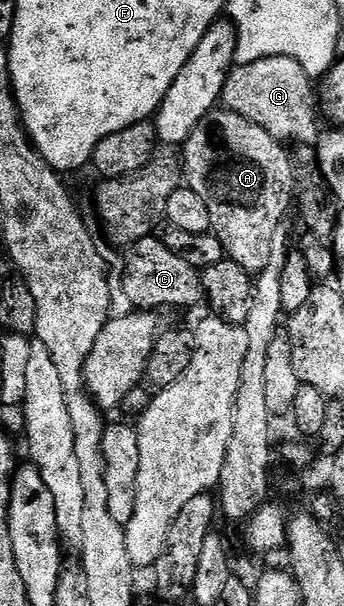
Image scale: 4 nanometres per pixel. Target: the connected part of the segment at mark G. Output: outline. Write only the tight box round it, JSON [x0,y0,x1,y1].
[221,57,320,145]

